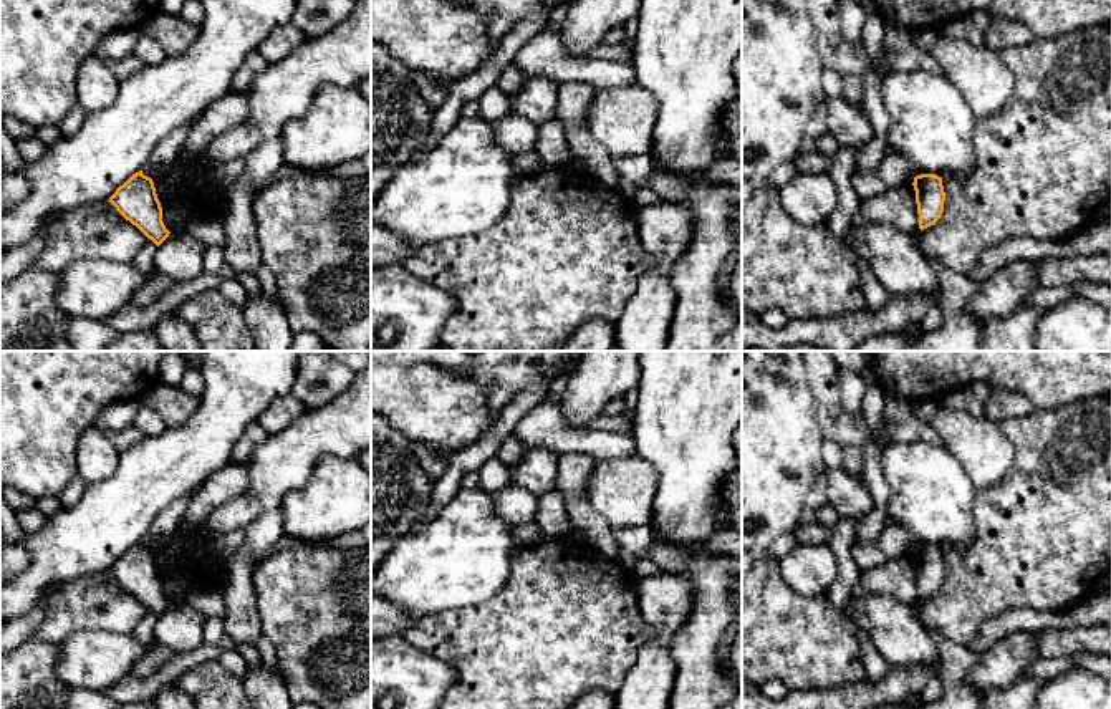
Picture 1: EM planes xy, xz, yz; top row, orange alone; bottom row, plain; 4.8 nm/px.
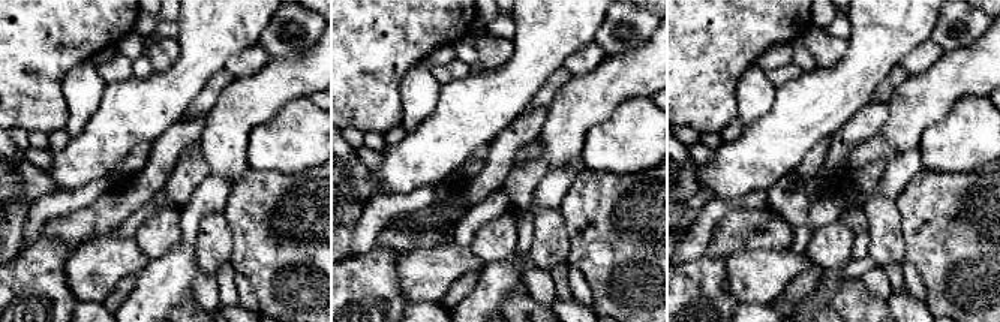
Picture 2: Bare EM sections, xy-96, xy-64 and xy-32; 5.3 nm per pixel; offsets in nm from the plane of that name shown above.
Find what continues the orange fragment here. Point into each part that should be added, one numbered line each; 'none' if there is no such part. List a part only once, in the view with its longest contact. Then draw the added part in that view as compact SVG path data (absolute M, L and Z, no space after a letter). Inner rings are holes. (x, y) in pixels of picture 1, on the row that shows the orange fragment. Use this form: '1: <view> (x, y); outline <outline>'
none

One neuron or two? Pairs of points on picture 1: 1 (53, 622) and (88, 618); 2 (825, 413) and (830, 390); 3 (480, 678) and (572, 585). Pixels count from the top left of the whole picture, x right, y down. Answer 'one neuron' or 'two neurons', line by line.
1: one neuron
2: one neuron
3: one neuron

